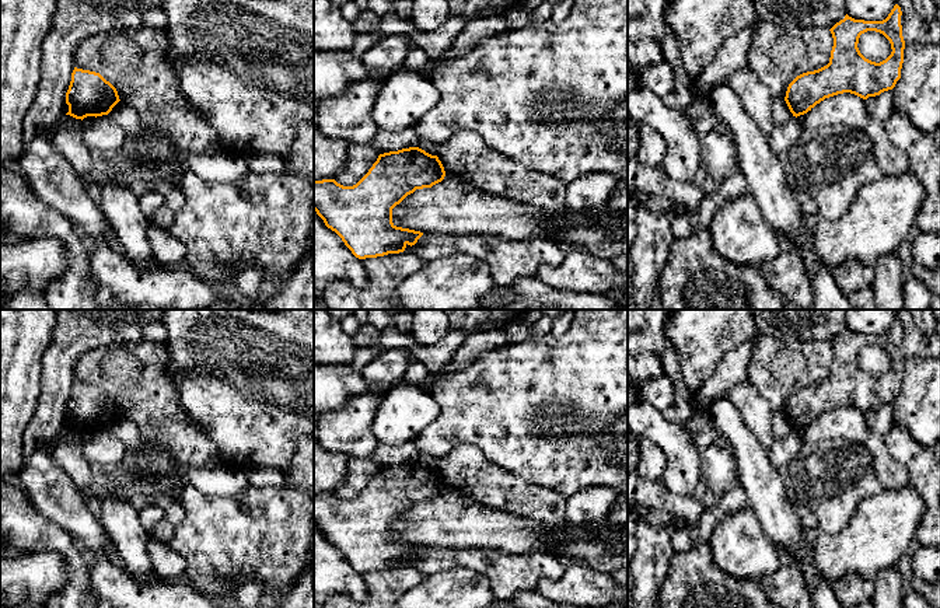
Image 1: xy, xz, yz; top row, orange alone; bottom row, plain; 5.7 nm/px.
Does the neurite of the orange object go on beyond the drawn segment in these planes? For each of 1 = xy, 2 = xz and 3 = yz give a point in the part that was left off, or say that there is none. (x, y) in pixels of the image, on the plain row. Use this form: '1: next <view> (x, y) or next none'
1: next none
2: next none
3: next none

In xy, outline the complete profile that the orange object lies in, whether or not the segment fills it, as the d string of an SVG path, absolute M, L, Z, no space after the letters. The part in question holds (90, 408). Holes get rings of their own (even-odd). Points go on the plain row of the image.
M74 381L66 406L66 417L76 433L108 429L119 416L116 402L99 387Z

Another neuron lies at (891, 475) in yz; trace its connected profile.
M892 403L866 413L869 427L867 448L873 455L873 467L884 489L899 489L908 483L908 471L897 462L885 447L885 436L891 430Z

